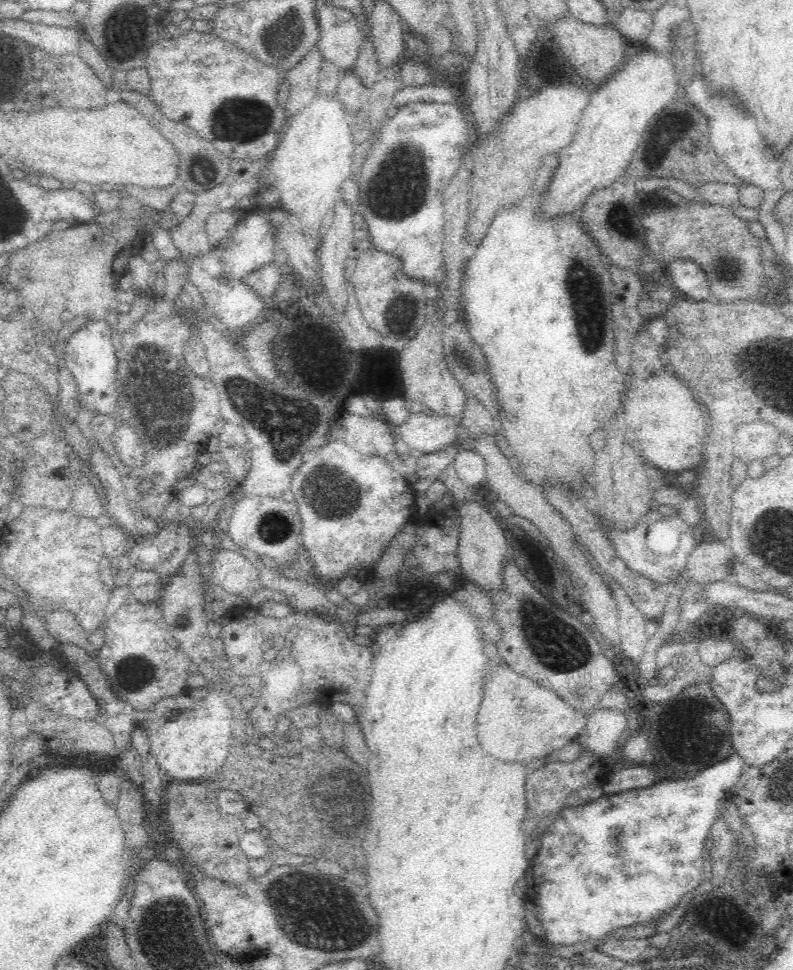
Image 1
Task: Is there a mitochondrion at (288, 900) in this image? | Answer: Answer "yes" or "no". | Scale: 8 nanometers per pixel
yes

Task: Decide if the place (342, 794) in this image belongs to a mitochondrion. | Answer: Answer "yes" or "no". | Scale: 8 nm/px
yes

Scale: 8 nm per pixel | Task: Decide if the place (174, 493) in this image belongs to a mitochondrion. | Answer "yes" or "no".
no

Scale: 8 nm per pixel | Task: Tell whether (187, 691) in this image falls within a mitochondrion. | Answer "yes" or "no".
no

